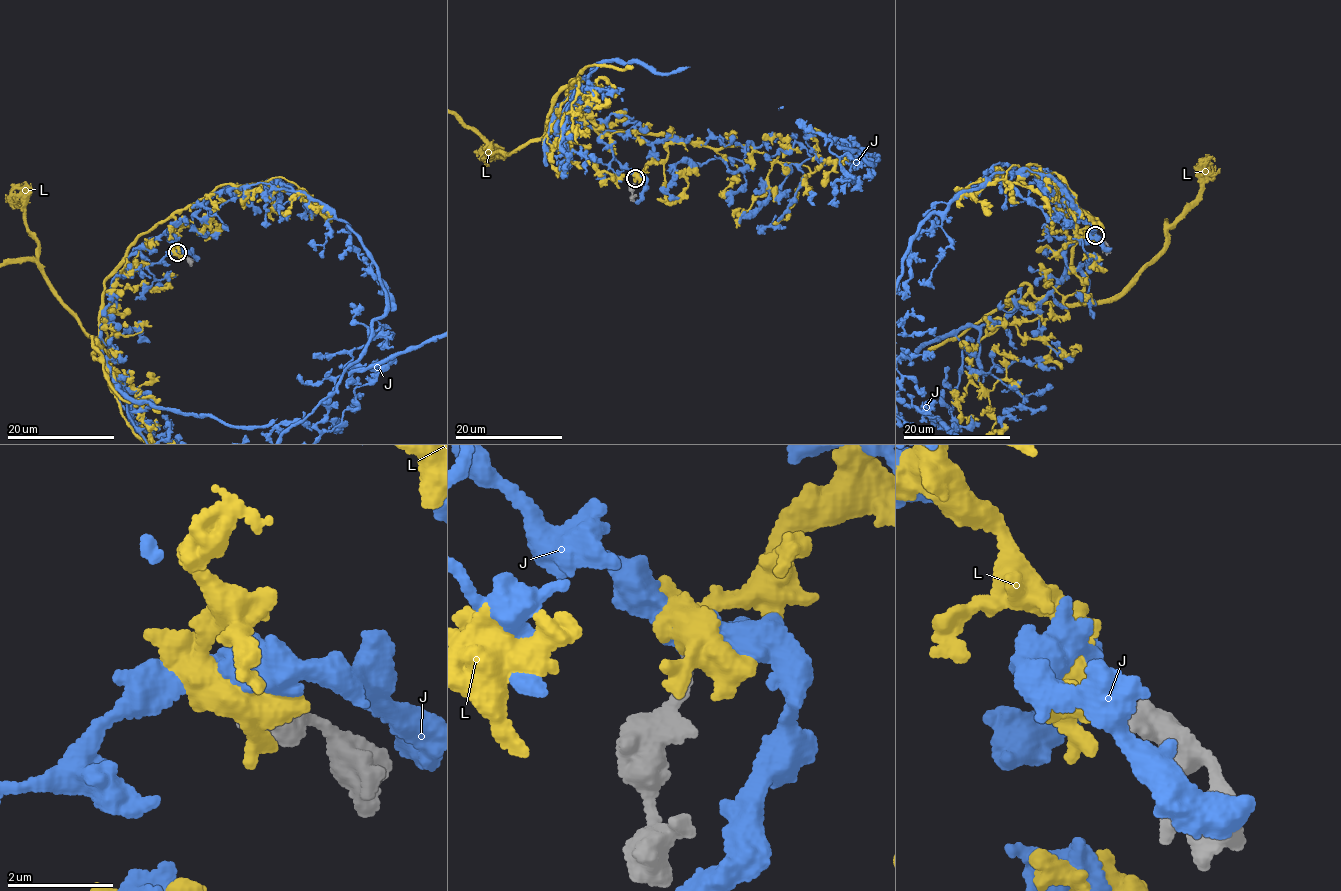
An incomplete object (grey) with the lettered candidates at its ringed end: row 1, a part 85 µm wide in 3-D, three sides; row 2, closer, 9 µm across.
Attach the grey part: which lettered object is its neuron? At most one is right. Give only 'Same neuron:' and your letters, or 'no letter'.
Same neuron: L

